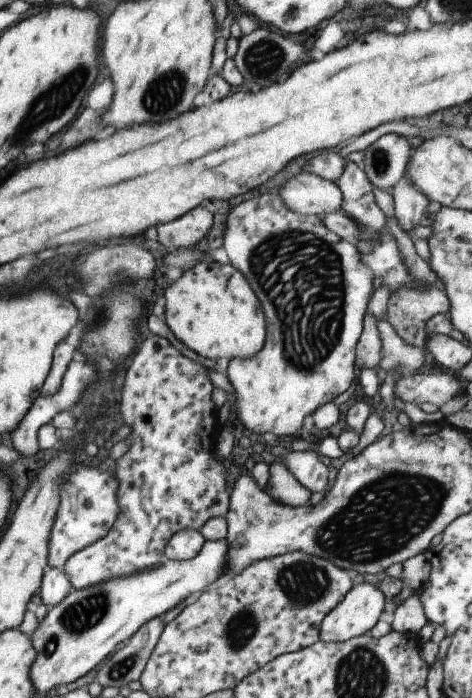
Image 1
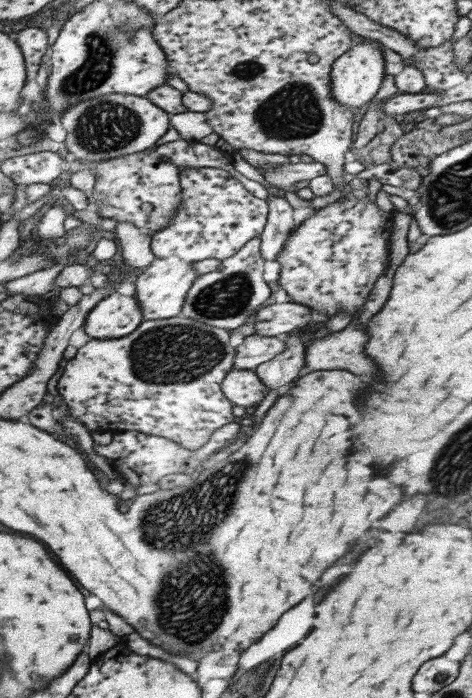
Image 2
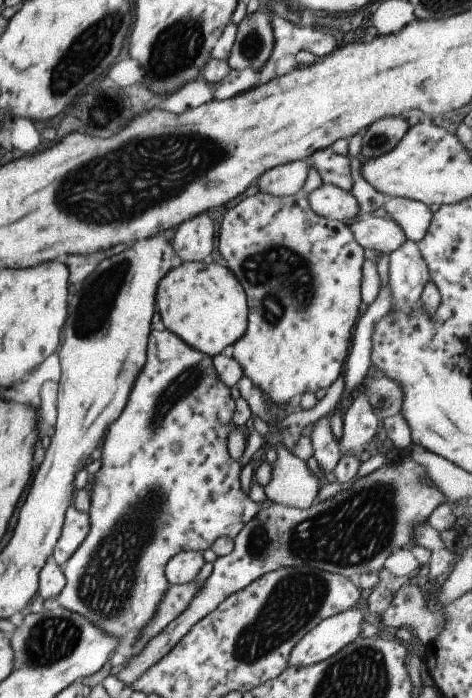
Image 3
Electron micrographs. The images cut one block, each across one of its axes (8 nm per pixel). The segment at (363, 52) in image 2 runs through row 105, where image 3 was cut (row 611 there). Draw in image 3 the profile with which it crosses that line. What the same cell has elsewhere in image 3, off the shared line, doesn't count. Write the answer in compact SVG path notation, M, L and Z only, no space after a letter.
M355 606L321 620L293 646L287 667L308 667L336 655L361 632L363 614Z

